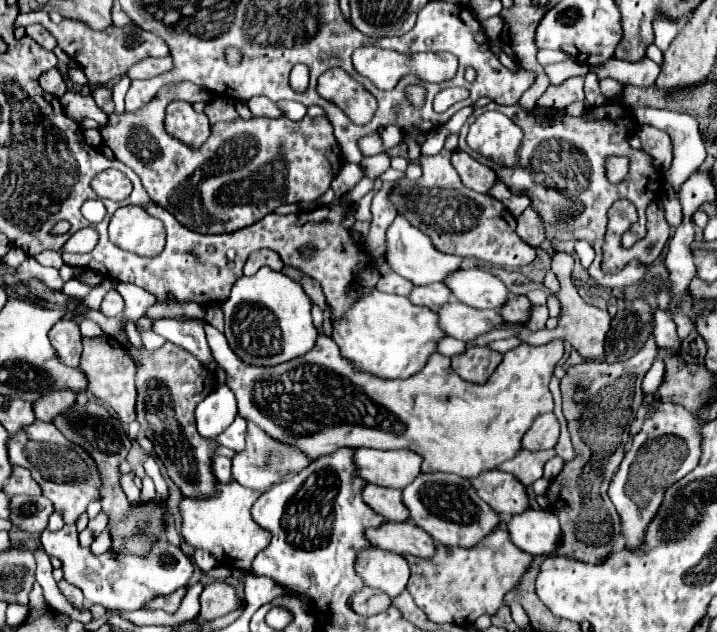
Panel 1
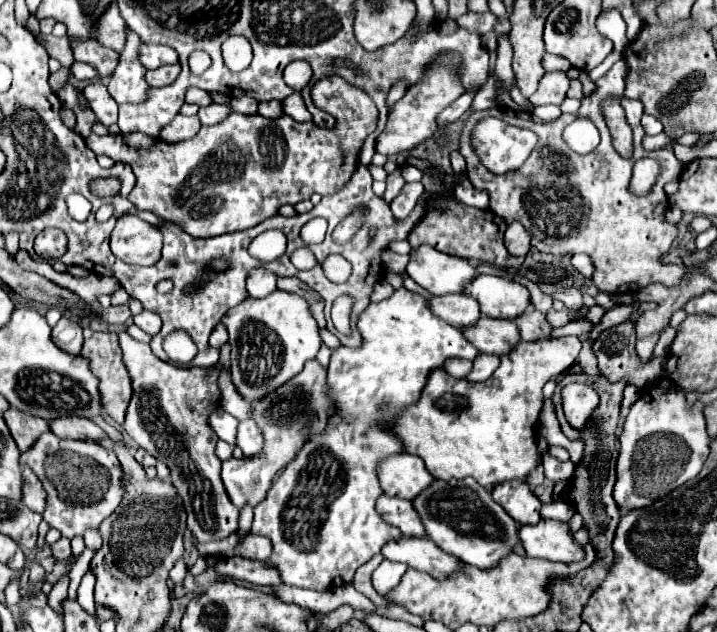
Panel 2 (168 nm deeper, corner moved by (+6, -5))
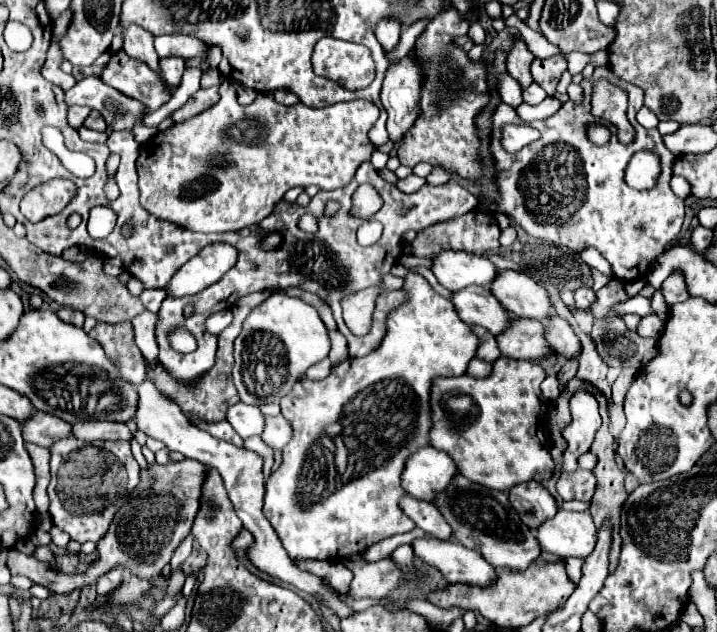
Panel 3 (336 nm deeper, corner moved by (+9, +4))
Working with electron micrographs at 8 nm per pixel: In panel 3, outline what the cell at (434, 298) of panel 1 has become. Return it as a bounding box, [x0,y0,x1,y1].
[453,287,515,335]

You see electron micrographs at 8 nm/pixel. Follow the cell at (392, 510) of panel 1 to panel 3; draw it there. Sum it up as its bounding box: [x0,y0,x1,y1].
[401,497,453,541]

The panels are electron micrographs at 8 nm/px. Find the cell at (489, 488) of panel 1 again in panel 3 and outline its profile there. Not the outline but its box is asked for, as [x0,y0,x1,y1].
[509,481,557,529]

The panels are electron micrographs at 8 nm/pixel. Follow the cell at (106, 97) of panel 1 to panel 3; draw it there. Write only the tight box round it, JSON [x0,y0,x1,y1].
[65,75,147,131]

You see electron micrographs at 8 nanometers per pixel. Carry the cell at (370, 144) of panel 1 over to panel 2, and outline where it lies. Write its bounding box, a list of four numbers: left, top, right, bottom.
[376,54,464,156]

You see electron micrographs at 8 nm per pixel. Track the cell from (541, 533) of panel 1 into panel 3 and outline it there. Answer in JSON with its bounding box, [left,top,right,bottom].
[535,509,597,559]

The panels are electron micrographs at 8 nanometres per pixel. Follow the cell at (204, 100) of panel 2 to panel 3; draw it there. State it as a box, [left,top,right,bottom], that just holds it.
[101,51,171,111]

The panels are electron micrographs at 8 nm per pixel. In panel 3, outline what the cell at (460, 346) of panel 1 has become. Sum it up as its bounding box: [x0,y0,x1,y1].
[467,357,493,377]

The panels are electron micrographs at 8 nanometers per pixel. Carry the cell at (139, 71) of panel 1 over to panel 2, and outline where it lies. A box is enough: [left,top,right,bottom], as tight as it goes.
[146,64,180,88]

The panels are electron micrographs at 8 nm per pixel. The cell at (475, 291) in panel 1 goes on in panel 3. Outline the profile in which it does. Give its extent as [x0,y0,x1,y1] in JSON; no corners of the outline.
[491,271,555,321]

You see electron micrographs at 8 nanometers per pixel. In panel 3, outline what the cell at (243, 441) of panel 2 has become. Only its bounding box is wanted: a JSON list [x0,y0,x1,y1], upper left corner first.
[261,417,291,449]

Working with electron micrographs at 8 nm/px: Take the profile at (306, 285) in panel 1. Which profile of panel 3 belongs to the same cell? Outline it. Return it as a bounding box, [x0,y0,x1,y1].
[287,289,337,329]

